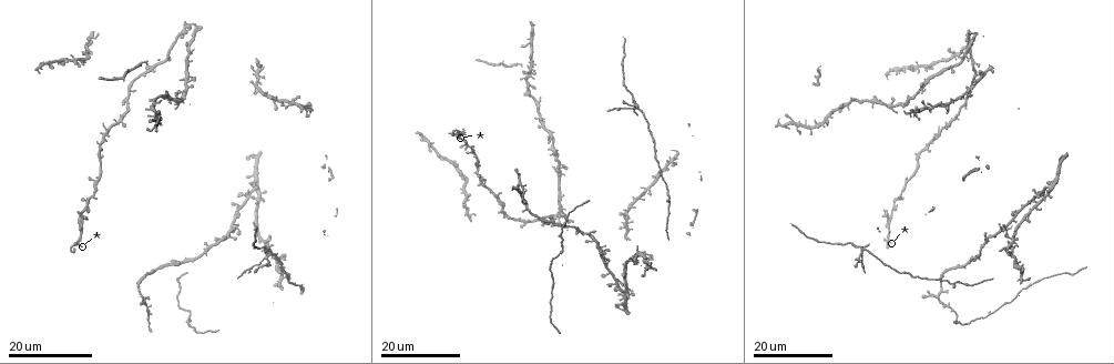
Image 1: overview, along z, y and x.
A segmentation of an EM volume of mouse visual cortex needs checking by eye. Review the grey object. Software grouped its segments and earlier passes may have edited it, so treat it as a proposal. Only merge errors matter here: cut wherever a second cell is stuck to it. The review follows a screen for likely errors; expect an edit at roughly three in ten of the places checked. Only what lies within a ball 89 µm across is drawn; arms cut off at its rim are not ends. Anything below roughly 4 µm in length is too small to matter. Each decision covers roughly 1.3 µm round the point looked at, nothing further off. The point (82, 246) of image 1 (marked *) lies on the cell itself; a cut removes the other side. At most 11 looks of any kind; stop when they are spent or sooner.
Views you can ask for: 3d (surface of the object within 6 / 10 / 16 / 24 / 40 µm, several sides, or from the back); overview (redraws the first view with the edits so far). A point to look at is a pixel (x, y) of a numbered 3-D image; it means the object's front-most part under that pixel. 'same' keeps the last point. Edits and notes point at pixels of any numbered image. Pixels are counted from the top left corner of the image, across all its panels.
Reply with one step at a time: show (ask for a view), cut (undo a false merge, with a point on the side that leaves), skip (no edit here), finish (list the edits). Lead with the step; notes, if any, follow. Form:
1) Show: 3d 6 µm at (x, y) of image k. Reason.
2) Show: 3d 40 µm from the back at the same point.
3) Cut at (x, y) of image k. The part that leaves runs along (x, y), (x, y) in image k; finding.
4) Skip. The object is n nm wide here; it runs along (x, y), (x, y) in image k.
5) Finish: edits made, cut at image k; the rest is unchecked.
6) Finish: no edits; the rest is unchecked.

Show: 3d 16 µm at (138, 285) of image 1.

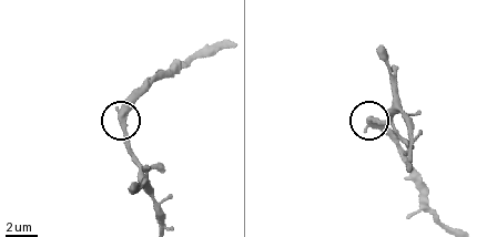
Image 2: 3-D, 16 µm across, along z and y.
Show: 3d 6 µm at (124, 115) of image 2. Closer look.

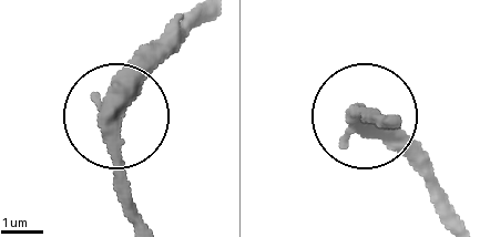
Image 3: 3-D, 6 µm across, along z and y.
Skip. One cell here.

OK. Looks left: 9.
Show: 3d 24 µm at (519, 182) of image 1. Looks like a crossing.

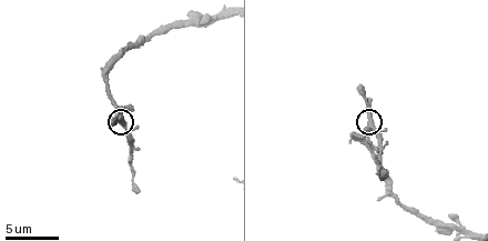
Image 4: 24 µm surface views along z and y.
Show: 3d 6 µm at (125, 123) of image 4.

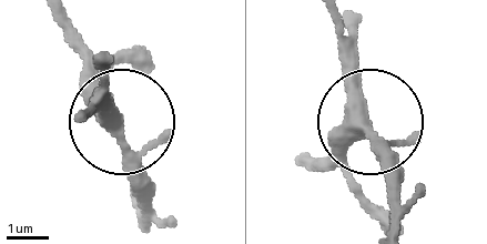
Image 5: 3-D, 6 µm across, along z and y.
Skip. Continuous, no second cell.

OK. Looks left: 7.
Show: 3d 16 µm at (887, 237) of image 1. Four arms meet.

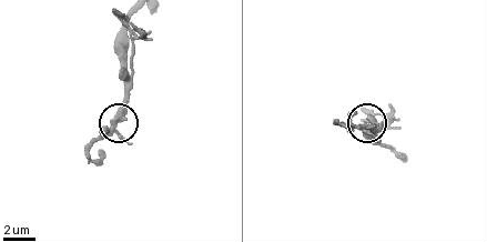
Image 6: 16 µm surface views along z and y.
Show: 3d 10 µm at (362, 125) of image 6.

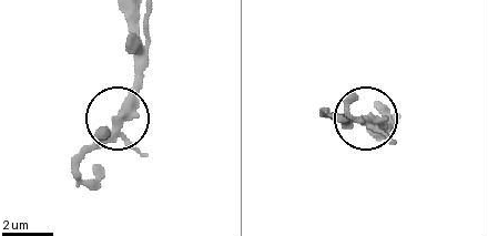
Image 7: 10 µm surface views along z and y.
Skip. 4 arms meet here; one cell here.

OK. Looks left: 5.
Show: 3d 16 µm at (146, 110) of image 1.

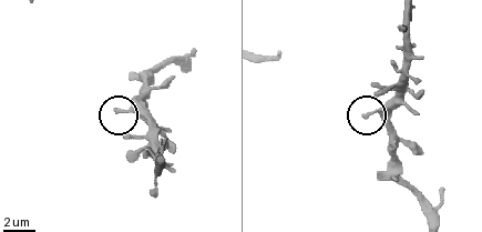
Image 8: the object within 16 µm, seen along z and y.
Show: 3d 6 µm at (123, 113) of image 8. Closer look.

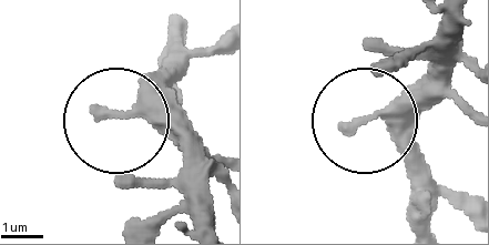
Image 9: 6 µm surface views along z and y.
Skip. The object is 400 nm wide here; it runs along (183, 28), (175, 63), (126, 115), (161, 123), (201, 159) in image 9; one cell here.

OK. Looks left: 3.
Show: 3d 16 µm at (648, 191) of image 1. Branch point.

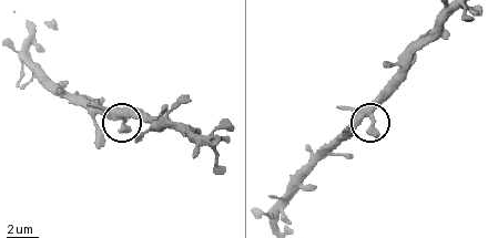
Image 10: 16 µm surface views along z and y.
Show: 3d 6 µm at (372, 116) of image 10. Closer look.

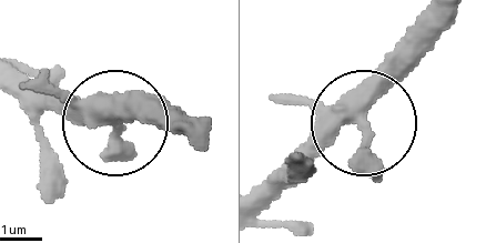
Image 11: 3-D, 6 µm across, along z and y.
Show: 3d 6 µm from the back at (360, 115) of image 11. From behind.

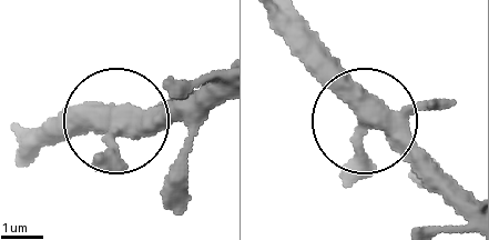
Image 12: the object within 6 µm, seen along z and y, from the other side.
Skip. The side arm is 15 µm long; all the same cell.

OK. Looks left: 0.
Finish: no edits; the rest is unchecked.

